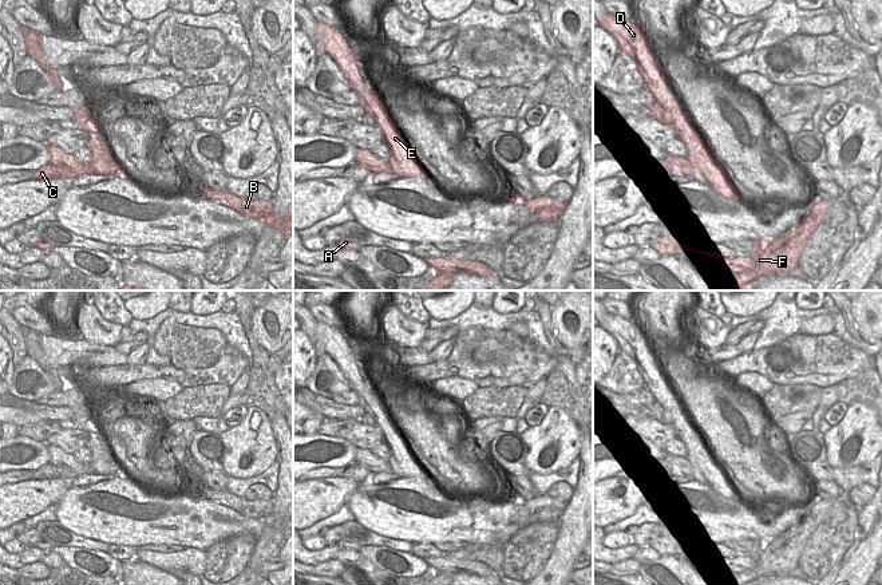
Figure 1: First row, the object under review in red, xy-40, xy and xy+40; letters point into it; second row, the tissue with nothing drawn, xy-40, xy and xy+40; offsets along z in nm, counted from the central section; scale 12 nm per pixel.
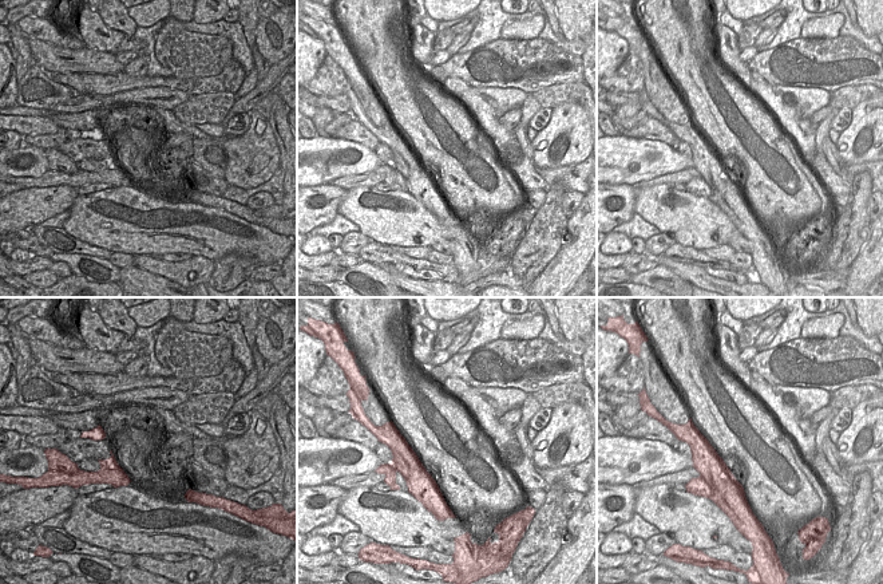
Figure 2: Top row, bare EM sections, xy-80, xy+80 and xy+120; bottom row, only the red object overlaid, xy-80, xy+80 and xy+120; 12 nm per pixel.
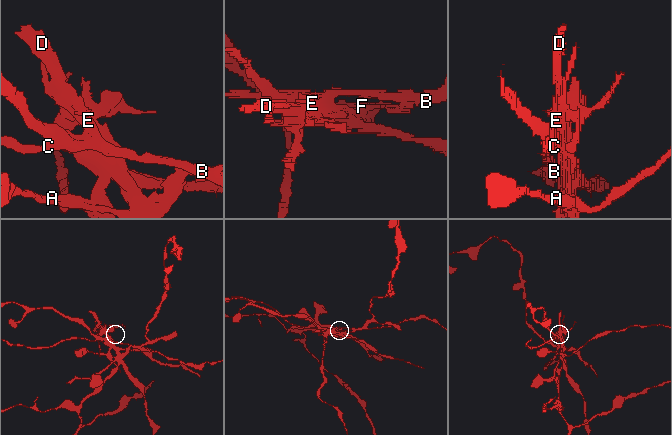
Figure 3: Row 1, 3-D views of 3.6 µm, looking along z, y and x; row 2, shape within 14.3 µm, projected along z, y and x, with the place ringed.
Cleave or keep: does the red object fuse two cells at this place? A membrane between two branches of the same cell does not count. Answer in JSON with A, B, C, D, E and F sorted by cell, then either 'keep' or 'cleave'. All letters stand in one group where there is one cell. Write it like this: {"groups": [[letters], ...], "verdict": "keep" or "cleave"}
{"groups": [["A", "B", "C", "E", "F"], ["D"]], "verdict": "cleave"}

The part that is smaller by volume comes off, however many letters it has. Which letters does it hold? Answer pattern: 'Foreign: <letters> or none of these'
Foreign: D

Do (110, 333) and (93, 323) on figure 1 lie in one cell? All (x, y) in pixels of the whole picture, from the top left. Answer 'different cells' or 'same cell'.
same cell

